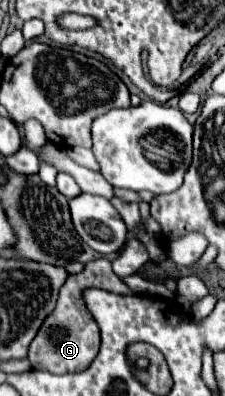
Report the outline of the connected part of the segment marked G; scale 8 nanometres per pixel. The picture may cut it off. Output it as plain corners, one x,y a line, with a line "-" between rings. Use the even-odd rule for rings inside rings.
107,258
91,260
85,264
85,270
79,274
73,274
67,278
67,282
61,286
57,306
55,310
45,318
41,324
37,336
31,342
29,348
29,362
33,370
45,370
53,374
67,374
67,372
83,372
97,356
97,324
93,316
87,312
85,304
81,302
81,290
83,288
105,289
115,294
131,296
131,288
111,270
111,262

